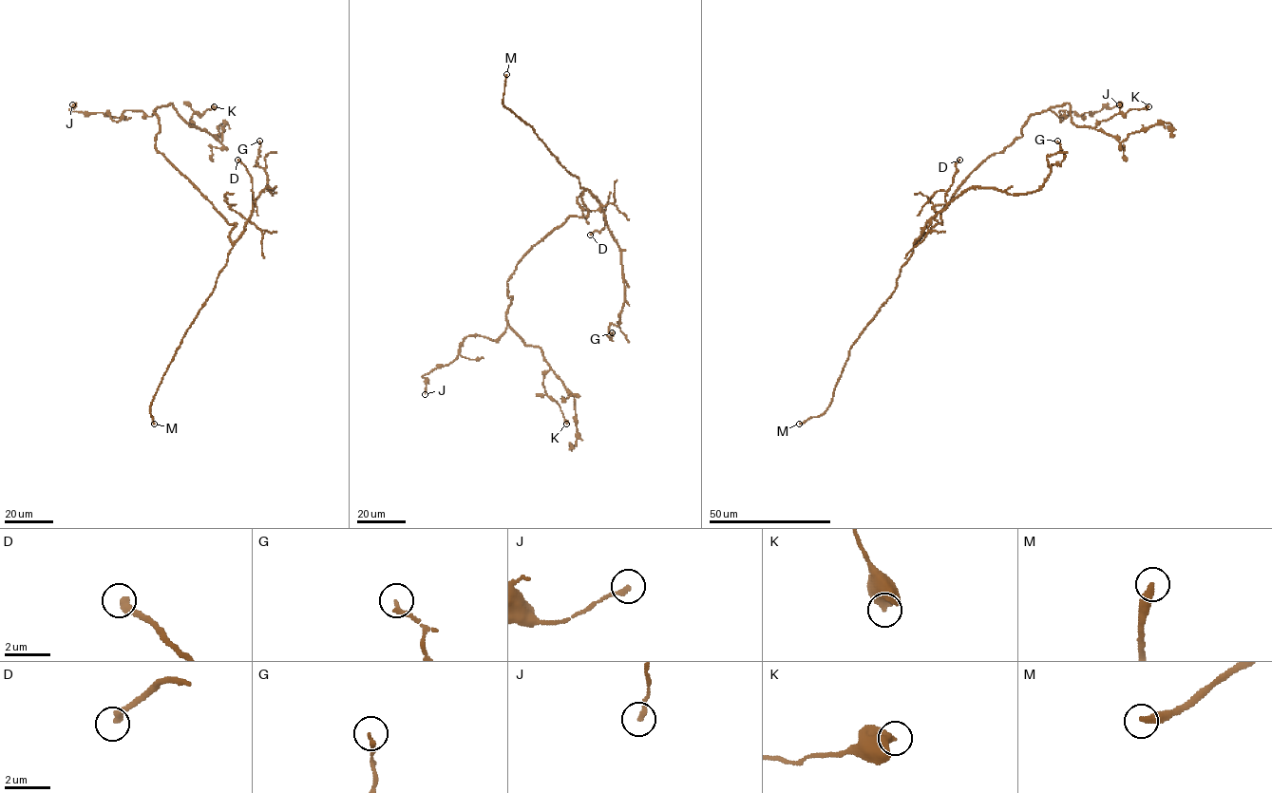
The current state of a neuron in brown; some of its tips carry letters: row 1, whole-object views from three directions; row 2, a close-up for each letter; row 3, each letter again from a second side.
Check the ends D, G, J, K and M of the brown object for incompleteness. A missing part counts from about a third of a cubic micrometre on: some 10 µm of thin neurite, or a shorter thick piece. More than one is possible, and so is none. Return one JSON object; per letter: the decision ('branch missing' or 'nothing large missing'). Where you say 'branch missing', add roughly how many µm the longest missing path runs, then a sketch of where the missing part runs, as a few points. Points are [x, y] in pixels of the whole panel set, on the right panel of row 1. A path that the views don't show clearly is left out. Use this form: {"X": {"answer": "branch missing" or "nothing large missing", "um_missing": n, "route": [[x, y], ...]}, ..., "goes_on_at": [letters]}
{"D": {"answer": "branch missing", "um_missing": 35}, "G": {"answer": "nothing large missing"}, "J": {"answer": "nothing large missing"}, "K": {"answer": "nothing large missing"}, "M": {"answer": "branch missing", "um_missing": 30}, "goes_on_at": ["D", "M"]}

